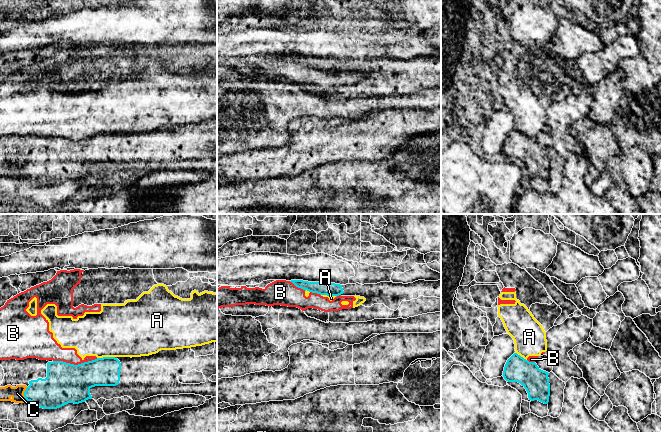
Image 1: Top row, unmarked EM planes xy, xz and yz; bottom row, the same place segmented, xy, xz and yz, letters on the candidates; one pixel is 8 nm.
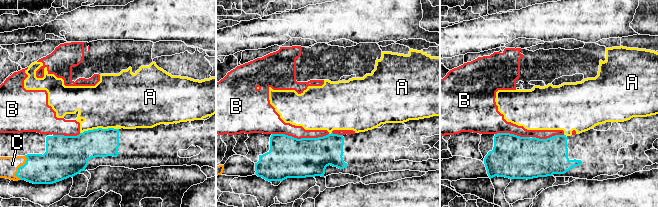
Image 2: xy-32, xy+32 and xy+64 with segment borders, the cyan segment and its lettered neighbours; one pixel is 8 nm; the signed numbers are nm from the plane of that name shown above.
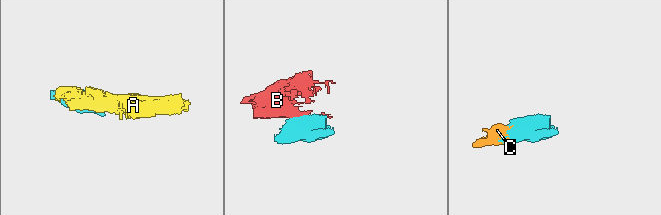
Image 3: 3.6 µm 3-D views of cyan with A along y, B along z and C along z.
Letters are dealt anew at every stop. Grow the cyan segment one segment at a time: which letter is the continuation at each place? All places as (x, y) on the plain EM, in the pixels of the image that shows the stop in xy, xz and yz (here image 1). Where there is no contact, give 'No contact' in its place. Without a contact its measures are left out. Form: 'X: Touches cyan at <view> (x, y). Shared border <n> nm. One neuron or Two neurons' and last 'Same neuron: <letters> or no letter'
A: Touches cyan at xy (105, 133). Shared border 140 nm. Two neurons
B: Touches cyan at xy (75, 141). Shared border 360 nm. Two neurons
C: Touches cyan at xy (24, 172). Shared border 140 nm. One neuron
Same neuron: C

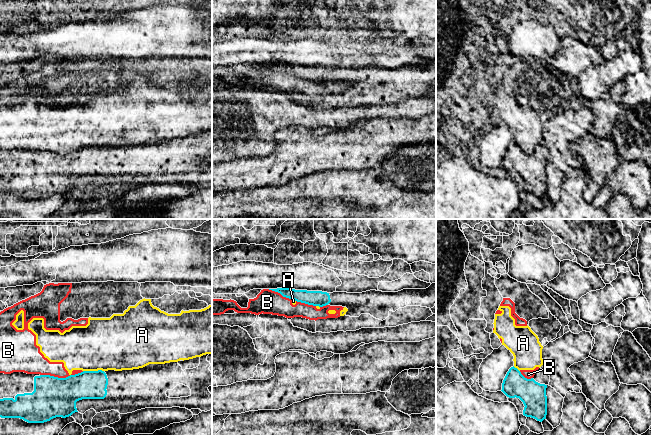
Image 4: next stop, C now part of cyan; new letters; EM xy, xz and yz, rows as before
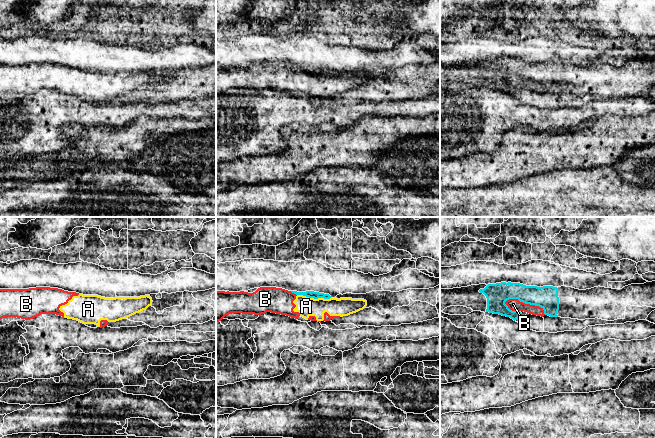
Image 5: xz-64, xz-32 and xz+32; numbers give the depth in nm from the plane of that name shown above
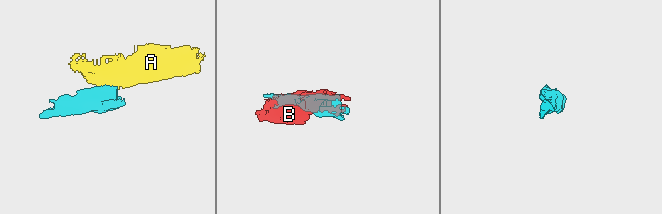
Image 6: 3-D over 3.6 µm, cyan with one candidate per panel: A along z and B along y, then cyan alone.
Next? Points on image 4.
A: Touches cyan at xy (93, 147). Shared border 170 nm. Two neurons
B: Touches cyan at xy (61, 154). Shared border 360 nm. Two neurons
Same neuron: no letter

